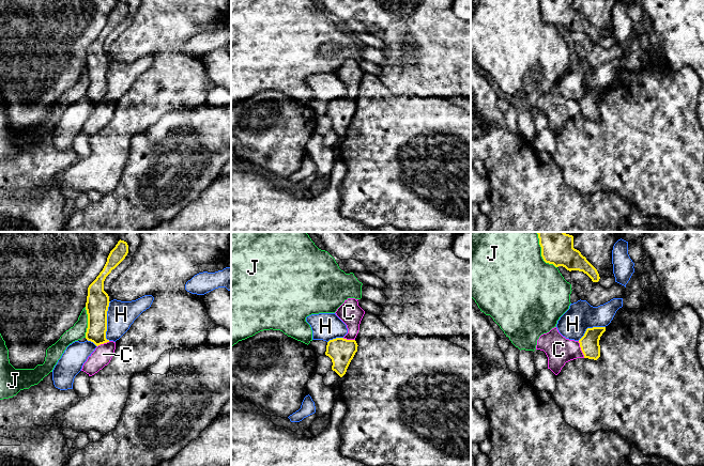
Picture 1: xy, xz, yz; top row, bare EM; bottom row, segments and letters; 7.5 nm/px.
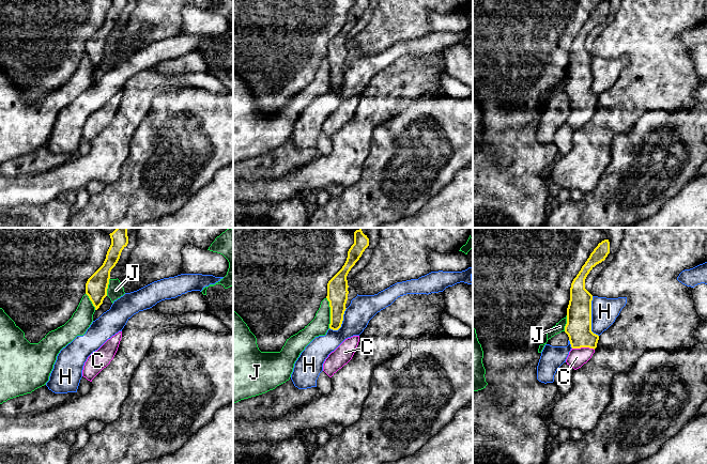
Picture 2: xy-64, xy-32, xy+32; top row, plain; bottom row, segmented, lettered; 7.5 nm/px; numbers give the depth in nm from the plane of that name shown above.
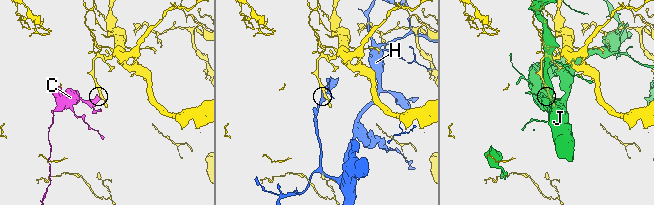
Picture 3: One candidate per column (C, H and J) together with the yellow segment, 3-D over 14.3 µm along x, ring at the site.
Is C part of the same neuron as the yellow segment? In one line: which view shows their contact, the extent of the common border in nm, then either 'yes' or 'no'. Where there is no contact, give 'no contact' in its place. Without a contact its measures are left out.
yz | 140 nm | yes

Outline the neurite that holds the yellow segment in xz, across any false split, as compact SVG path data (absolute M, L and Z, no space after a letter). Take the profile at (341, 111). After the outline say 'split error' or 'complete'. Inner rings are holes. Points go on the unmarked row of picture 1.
M348 59L335 73L347 86L348 94L343 98L330 100L325 115L332 120L332 130L342 138L357 112L355 98L359 91L361 81L365 72L358 66L358 60Z; split error

